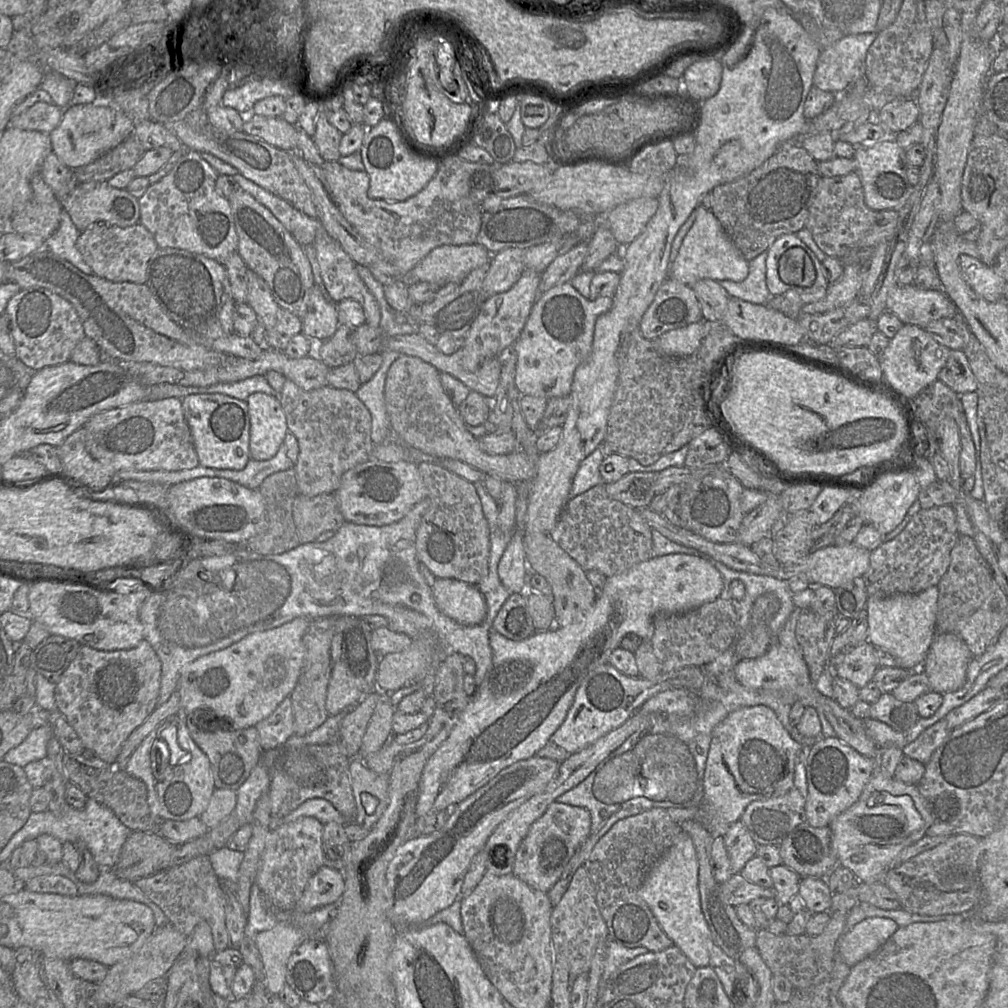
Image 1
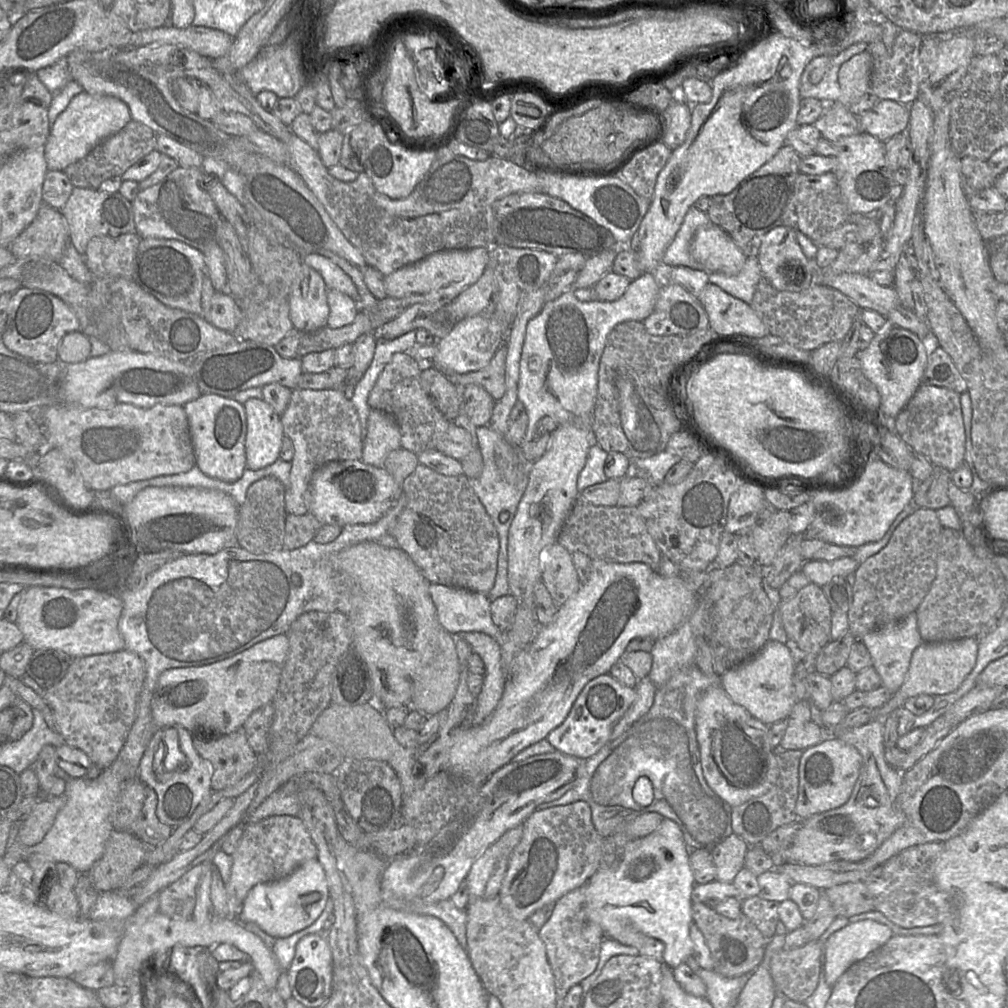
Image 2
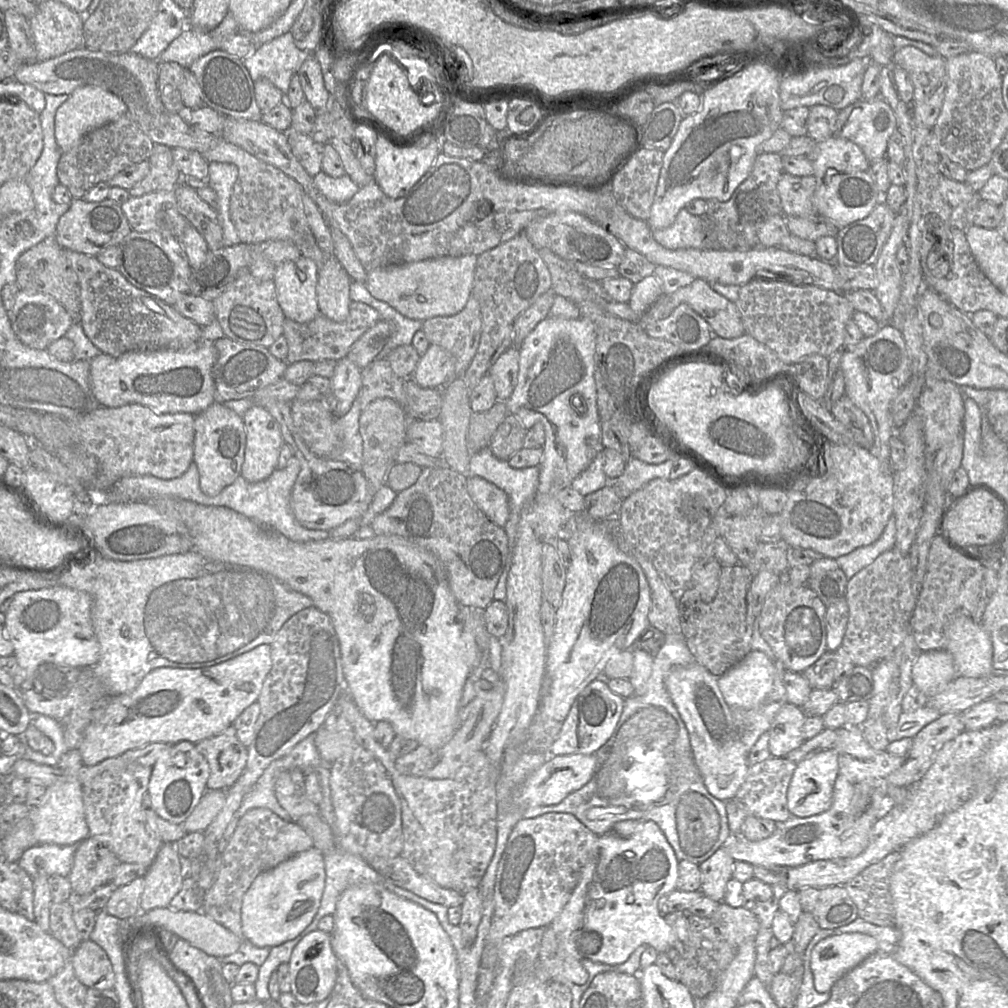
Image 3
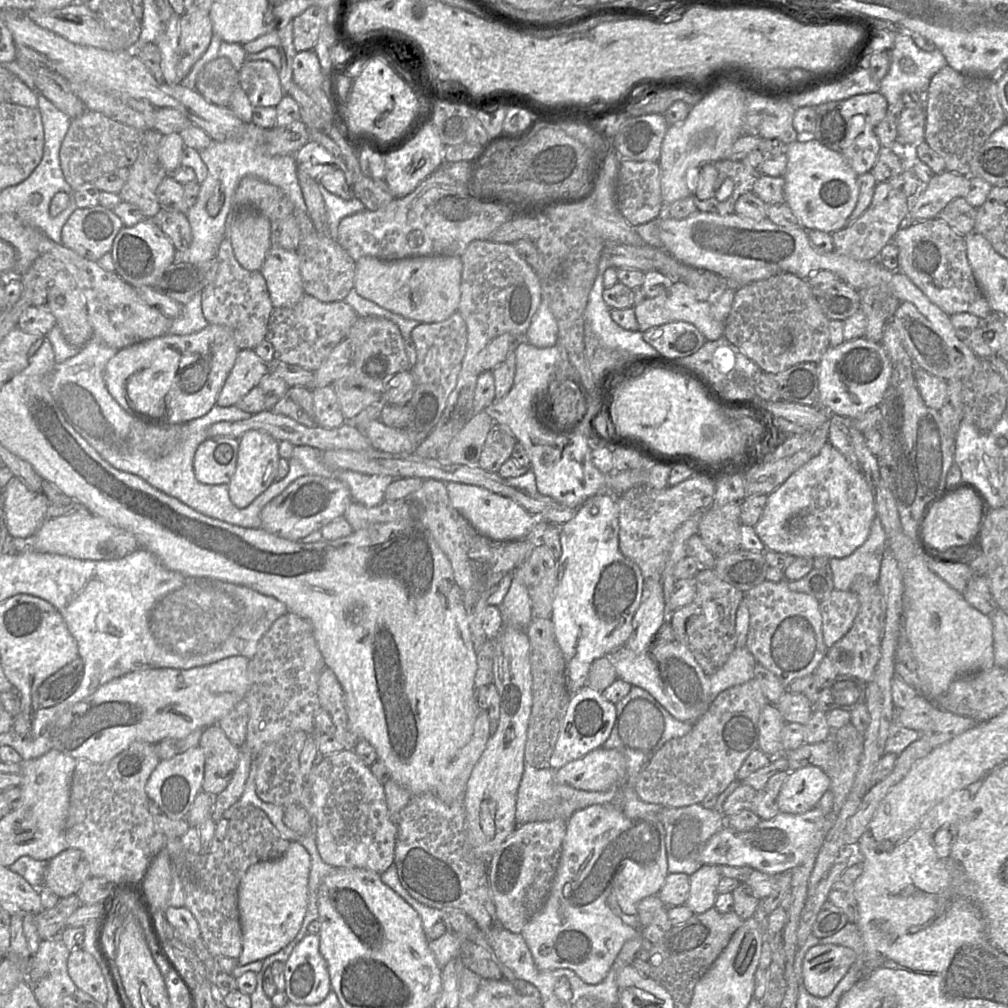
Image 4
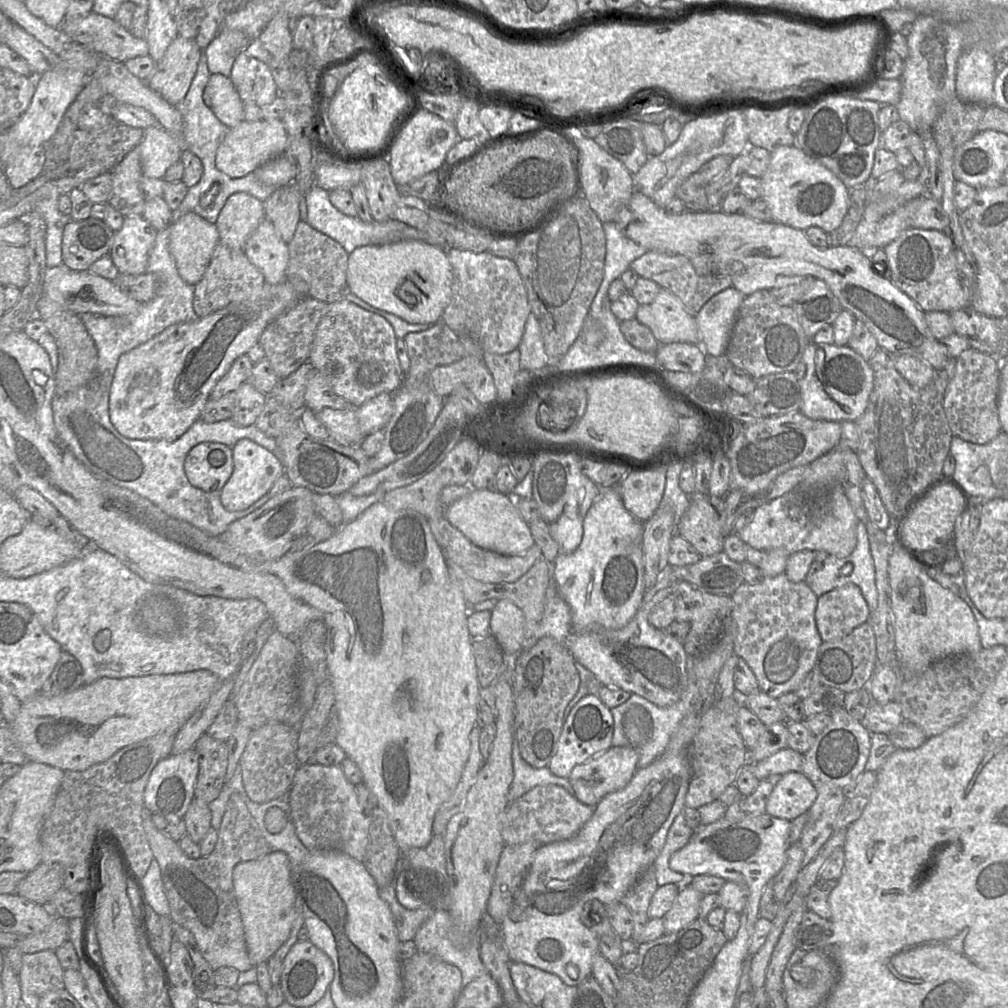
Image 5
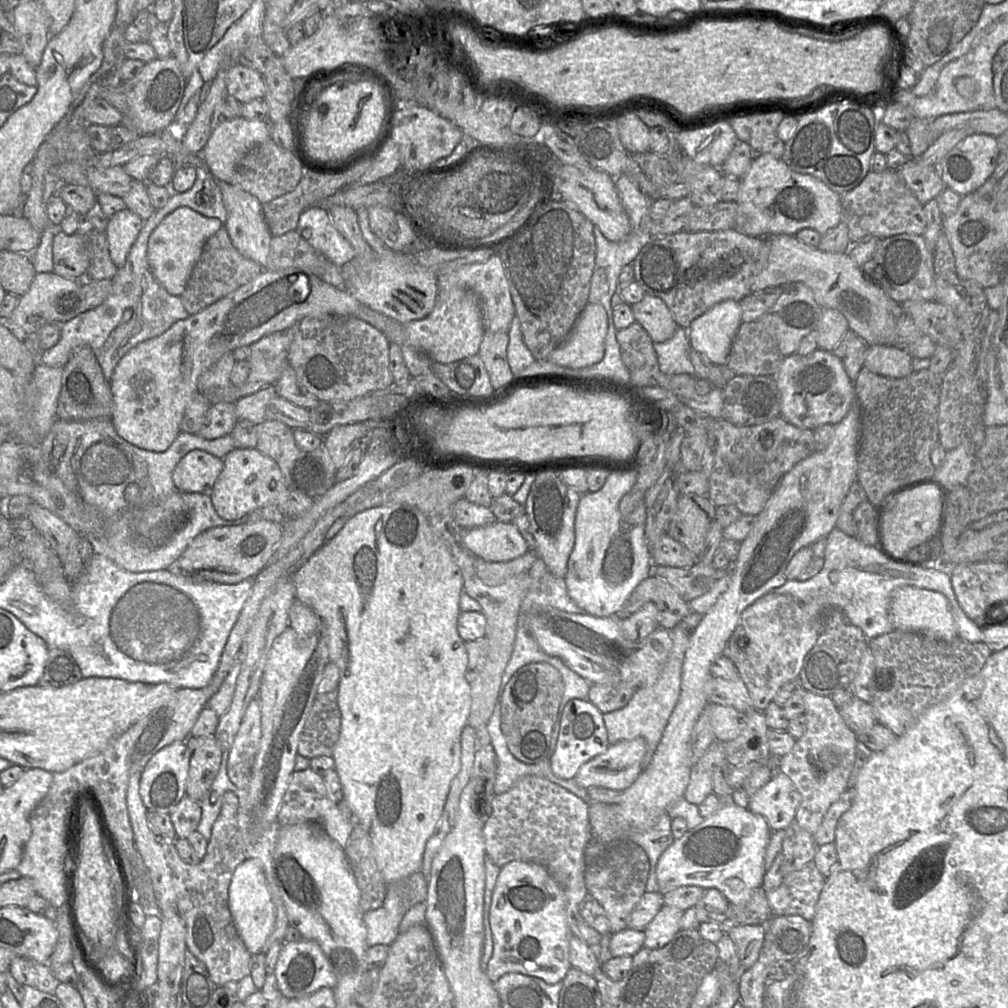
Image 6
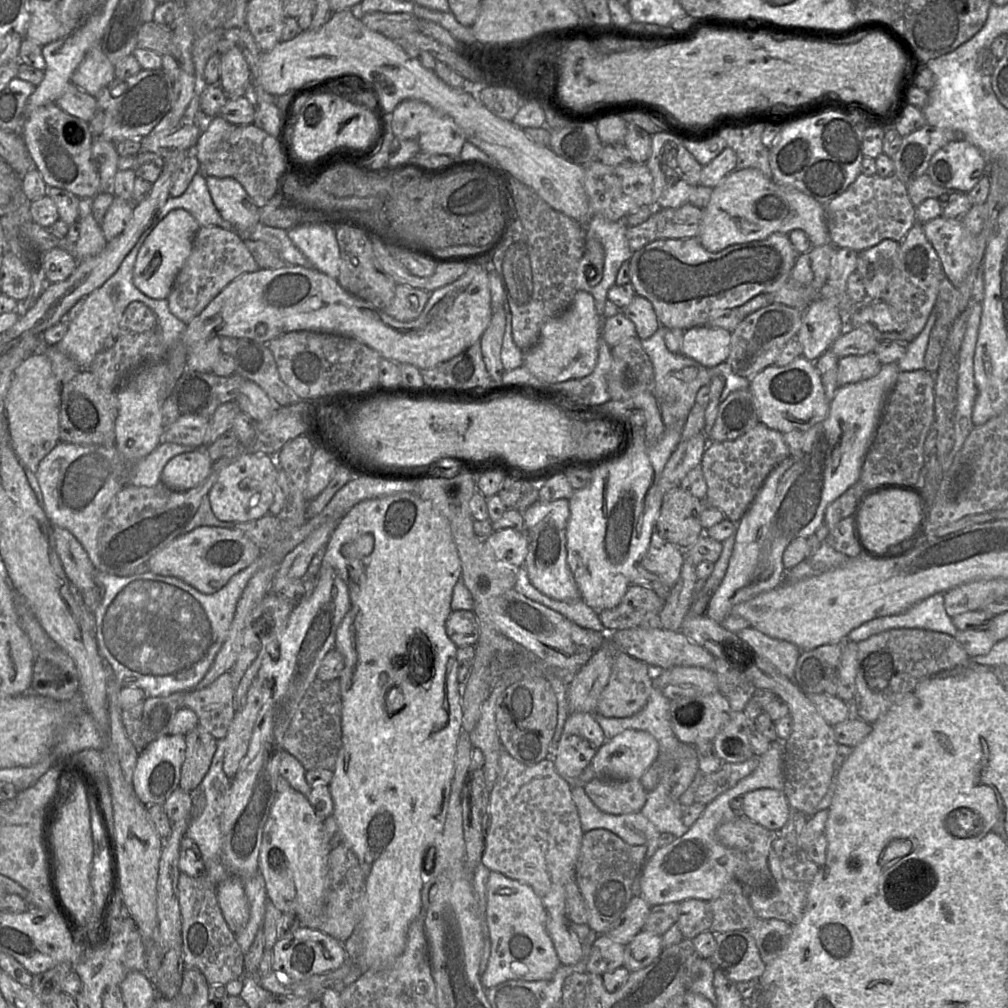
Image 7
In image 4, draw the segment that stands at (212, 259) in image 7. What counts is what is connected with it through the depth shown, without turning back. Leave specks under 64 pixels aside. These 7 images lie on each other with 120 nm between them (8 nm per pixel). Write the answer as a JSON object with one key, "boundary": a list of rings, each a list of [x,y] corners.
{"boundary":[[[226,237],[220,244],[216,260],[216,277],[201,292],[203,315],[209,324],[227,327],[240,350],[254,350],[266,339],[268,321],[274,309],[266,281],[260,271],[249,271],[240,265]]]}

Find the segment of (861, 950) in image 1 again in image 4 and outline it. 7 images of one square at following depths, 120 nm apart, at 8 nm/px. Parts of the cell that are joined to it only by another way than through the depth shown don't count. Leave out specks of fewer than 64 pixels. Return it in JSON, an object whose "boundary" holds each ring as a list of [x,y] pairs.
{"boundary":[[[817,944],[806,954],[802,976],[806,990],[813,996],[828,996],[856,962],[858,954],[836,944]]]}

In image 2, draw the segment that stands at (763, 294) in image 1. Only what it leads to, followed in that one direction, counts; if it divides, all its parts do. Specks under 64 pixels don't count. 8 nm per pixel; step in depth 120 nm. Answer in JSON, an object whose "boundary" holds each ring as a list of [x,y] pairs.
{"boundary":[[[746,257],[741,271],[734,276],[721,272],[709,273],[709,282],[748,304],[752,302],[757,284],[761,279],[761,270],[756,257]]]}

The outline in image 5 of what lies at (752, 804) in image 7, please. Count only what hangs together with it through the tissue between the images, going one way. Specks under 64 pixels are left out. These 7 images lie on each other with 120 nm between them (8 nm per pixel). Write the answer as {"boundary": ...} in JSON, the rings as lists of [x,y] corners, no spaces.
{"boundary":[[[788,772],[769,795],[766,814],[792,821],[806,813],[816,798],[816,788],[803,773]]]}

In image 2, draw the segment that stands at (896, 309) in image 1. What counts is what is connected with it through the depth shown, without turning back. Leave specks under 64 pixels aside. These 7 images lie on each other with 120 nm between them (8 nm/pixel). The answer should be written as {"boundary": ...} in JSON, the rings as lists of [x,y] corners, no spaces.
{"boundary":[[[840,273],[823,276],[823,285],[840,291],[852,299],[860,309],[874,310],[885,317],[894,308],[901,306],[893,286],[879,285],[867,275]]]}

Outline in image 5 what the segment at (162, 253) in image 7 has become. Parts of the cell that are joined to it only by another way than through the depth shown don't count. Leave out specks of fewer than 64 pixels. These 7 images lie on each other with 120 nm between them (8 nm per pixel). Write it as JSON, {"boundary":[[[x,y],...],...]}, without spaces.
{"boundary":[[[194,212],[171,223],[169,251],[179,276],[187,284],[195,285],[200,281],[219,241],[216,223]]]}

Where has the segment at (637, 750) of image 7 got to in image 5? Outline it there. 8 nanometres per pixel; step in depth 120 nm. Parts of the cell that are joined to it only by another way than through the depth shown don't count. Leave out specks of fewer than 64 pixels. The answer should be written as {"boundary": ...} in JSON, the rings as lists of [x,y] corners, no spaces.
{"boundary":[[[611,746],[586,762],[575,766],[568,777],[575,791],[575,797],[586,805],[596,806],[606,795],[619,791],[628,785],[638,769],[638,760],[639,754],[635,749],[625,746]]]}

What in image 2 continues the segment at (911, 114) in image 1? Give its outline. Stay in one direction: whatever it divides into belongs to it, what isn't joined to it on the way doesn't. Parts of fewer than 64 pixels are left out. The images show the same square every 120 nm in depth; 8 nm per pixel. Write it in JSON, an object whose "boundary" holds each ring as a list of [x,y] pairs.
{"boundary":[[[879,100],[873,108],[857,117],[862,133],[884,143],[897,134],[906,134],[910,119],[908,108],[891,100]]]}

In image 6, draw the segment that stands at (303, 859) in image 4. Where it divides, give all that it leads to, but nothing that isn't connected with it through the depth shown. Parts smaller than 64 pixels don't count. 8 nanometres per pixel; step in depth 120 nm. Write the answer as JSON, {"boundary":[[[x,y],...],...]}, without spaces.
{"boundary":[[[247,859],[234,870],[228,889],[228,908],[236,931],[249,953],[261,952],[275,926],[276,906],[259,859]]]}

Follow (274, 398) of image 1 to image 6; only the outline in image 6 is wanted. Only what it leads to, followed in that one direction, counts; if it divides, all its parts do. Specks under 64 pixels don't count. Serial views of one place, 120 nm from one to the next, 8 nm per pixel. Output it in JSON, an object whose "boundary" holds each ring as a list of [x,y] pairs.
{"boundary":[[[234,448],[223,460],[223,469],[209,492],[218,515],[225,520],[237,520],[266,506],[276,506],[283,514],[289,488],[278,464],[256,448]]]}

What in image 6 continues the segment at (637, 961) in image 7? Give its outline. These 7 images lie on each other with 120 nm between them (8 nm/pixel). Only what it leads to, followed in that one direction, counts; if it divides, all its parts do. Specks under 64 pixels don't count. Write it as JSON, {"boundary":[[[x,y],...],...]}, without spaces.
{"boundary":[[[664,905],[645,927],[644,948],[659,949],[665,946],[680,930],[680,920],[685,911]]]}

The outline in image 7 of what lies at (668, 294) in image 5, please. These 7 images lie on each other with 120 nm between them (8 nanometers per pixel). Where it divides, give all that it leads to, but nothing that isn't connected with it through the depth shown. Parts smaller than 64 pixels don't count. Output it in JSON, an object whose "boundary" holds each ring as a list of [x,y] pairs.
{"boundary":[[[636,295],[632,302],[620,311],[631,320],[640,340],[648,339],[660,328],[652,304],[644,297]]]}

